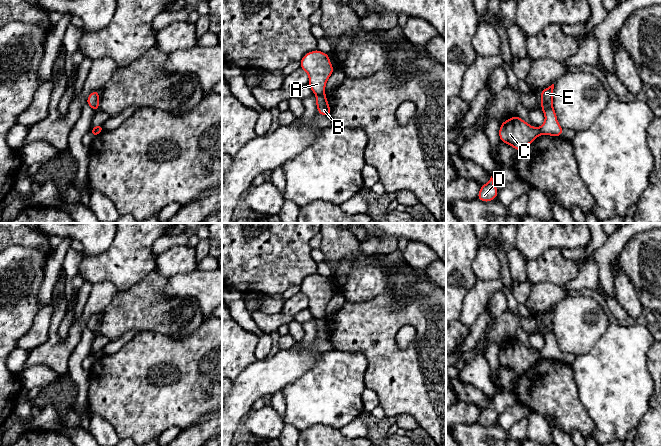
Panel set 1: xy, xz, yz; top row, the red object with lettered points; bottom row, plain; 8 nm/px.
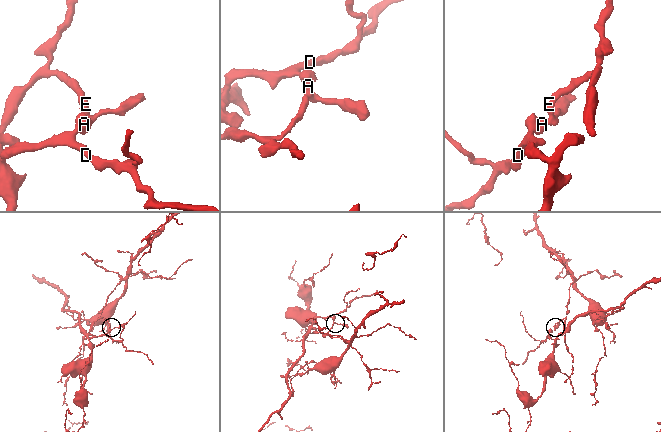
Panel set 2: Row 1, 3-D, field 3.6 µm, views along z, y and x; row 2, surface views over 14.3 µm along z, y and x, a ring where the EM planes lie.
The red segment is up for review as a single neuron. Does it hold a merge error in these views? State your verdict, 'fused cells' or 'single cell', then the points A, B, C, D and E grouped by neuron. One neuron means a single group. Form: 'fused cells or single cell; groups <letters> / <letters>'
fused cells; groups A C D / B E

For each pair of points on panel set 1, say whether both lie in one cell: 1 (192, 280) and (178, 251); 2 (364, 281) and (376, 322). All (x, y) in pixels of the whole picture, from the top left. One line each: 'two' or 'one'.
1: two
2: two

